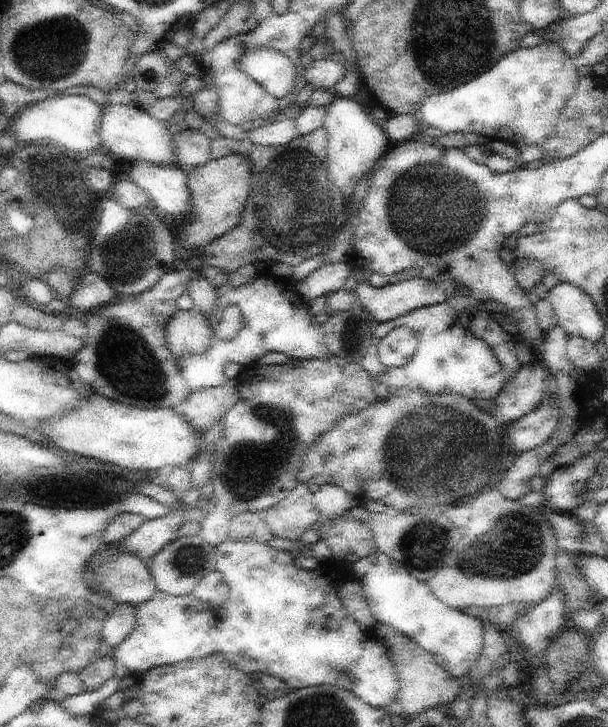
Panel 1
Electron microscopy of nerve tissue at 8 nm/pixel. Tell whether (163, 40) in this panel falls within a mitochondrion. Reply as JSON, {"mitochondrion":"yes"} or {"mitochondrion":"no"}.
{"mitochondrion":"no"}

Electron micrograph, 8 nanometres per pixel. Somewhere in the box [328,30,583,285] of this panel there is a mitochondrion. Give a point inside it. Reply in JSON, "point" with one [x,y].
{"point":[421,214]}

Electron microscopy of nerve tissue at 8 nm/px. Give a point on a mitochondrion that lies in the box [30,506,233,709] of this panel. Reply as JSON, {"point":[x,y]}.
{"point":[188,560]}

